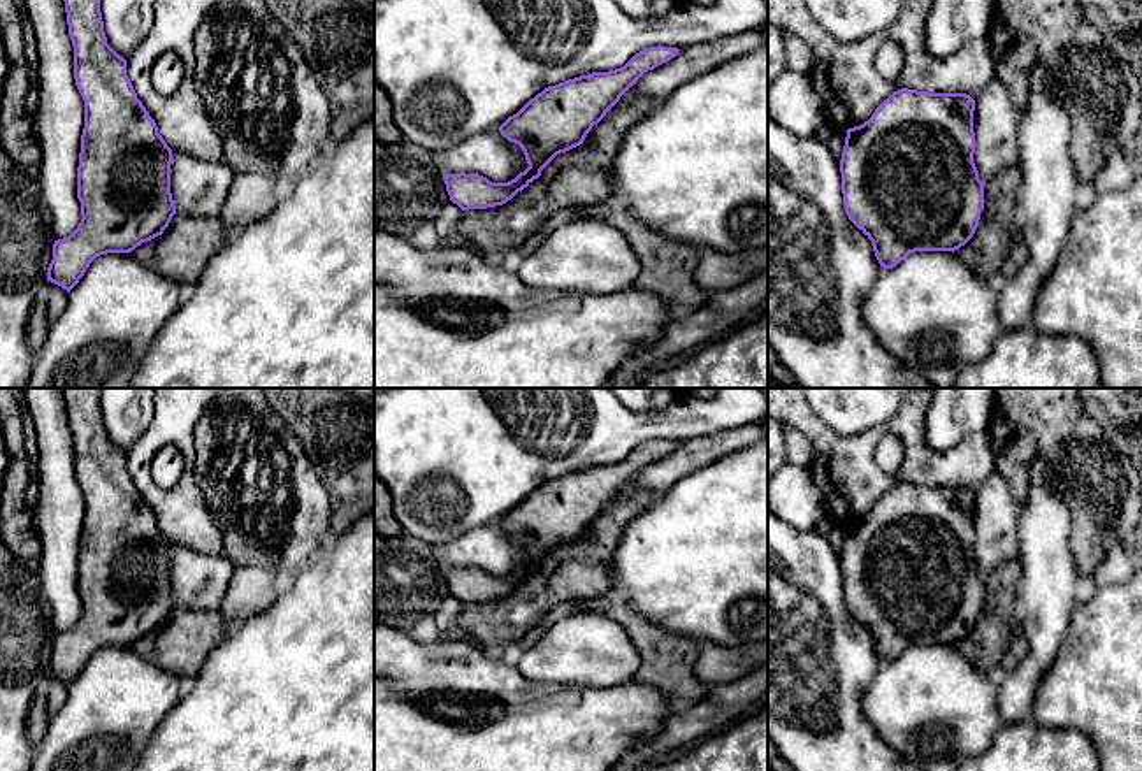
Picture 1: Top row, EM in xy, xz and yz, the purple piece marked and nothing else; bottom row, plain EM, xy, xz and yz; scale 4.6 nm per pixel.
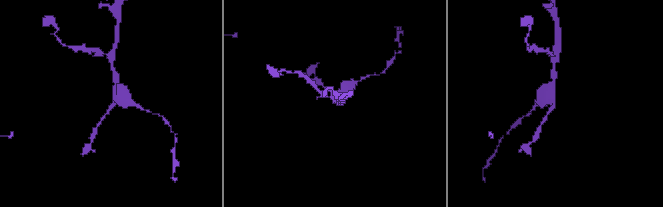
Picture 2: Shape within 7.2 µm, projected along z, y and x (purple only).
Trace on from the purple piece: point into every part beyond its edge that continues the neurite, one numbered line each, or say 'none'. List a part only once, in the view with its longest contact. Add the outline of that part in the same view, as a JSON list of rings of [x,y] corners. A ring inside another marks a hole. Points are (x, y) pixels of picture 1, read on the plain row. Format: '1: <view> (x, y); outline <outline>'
none

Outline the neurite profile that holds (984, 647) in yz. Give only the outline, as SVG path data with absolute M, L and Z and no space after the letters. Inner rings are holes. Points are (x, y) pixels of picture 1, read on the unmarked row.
M1019 558L1001 564L984 576L984 602L973 630L954 648L979 671L998 667L1016 627L1017 590L1023 574Z

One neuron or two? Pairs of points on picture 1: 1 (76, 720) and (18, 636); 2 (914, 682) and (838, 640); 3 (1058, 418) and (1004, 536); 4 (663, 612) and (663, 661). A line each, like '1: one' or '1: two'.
1: two
2: two
3: two
4: two

